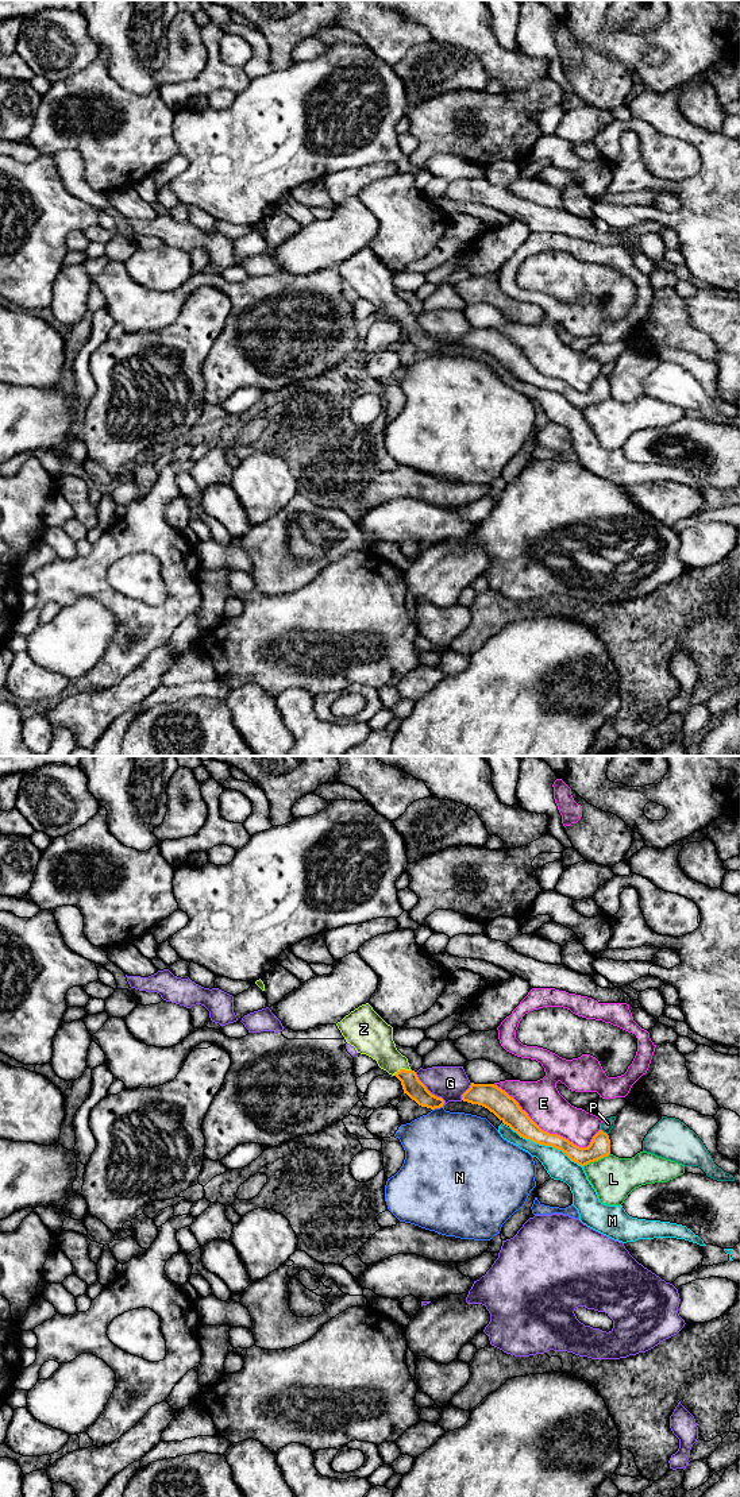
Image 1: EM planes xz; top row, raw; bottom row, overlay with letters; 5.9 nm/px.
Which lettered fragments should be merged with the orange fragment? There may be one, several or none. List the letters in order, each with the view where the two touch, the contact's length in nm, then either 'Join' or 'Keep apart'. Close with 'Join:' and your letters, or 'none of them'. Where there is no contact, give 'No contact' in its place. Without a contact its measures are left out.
E: Touches orange in xz. Shared border 700 nm. Keep apart
G: Touches orange in xz. Shared border 260 nm. Keep apart
L: Touches orange in xz. Shared border 180 nm. Keep apart
M: Touches orange in xz. Shared border 500 nm. Keep apart
N: Touches orange in xz. Shared border 70 nm. Keep apart
P: Touches orange in xz. Shared border 50 nm. Keep apart
Z: Touches orange in xz. Shared border 120 nm. Join
Join: Z

